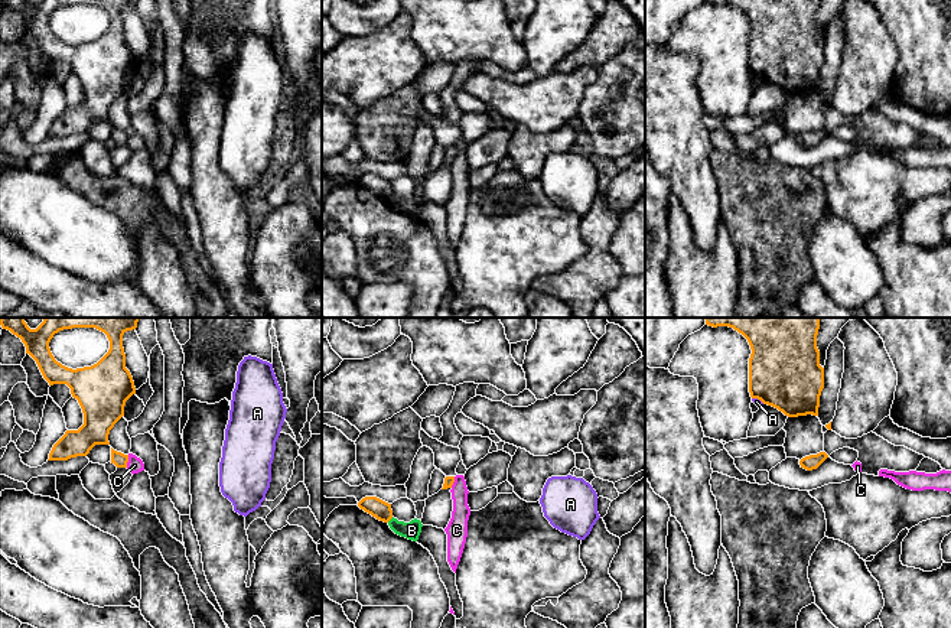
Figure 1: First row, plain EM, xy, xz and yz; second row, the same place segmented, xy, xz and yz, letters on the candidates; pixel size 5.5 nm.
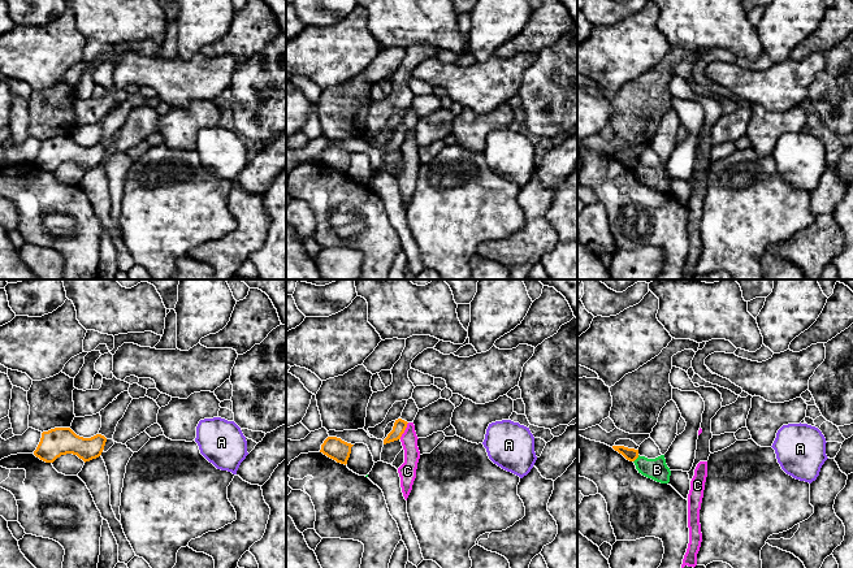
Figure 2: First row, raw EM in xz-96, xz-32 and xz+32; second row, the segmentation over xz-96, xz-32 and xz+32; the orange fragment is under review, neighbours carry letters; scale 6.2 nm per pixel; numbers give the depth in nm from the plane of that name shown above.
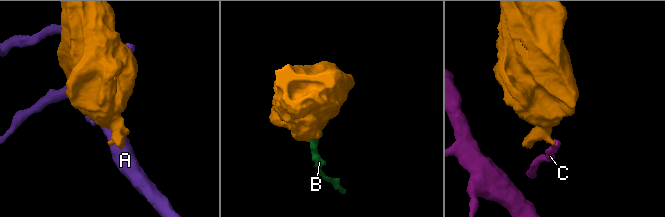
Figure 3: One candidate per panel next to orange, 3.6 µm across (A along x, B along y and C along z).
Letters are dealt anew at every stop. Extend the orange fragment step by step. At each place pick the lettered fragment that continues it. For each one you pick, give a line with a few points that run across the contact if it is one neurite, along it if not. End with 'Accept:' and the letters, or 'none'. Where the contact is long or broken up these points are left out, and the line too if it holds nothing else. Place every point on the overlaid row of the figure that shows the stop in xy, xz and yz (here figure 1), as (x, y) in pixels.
Accept: none

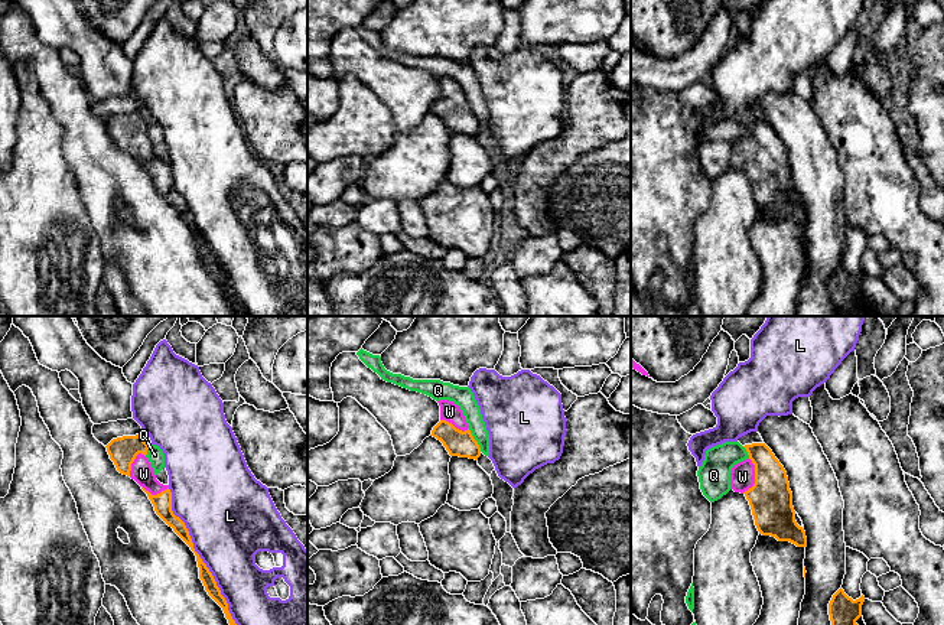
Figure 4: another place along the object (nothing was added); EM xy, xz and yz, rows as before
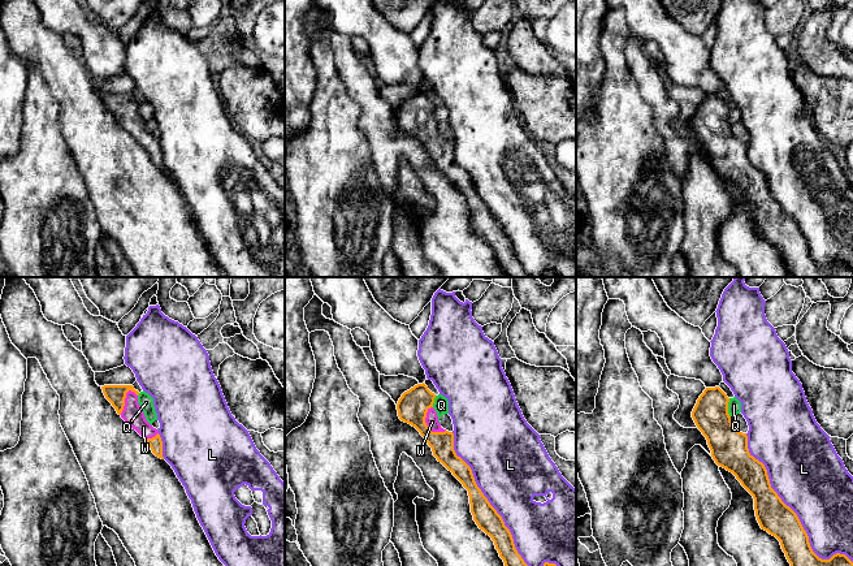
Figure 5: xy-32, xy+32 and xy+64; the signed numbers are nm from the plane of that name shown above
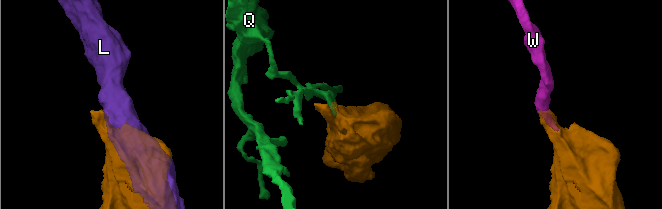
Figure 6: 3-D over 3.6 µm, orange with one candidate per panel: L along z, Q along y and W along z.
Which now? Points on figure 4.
W: Line: yz (771, 500), (767, 488), (755, 477), (742, 477)
Accept: W

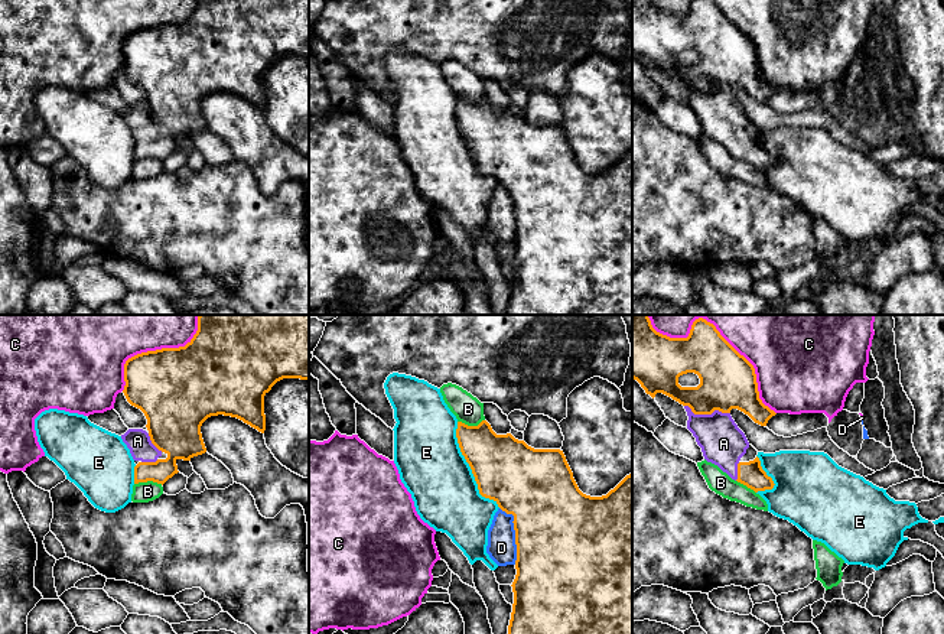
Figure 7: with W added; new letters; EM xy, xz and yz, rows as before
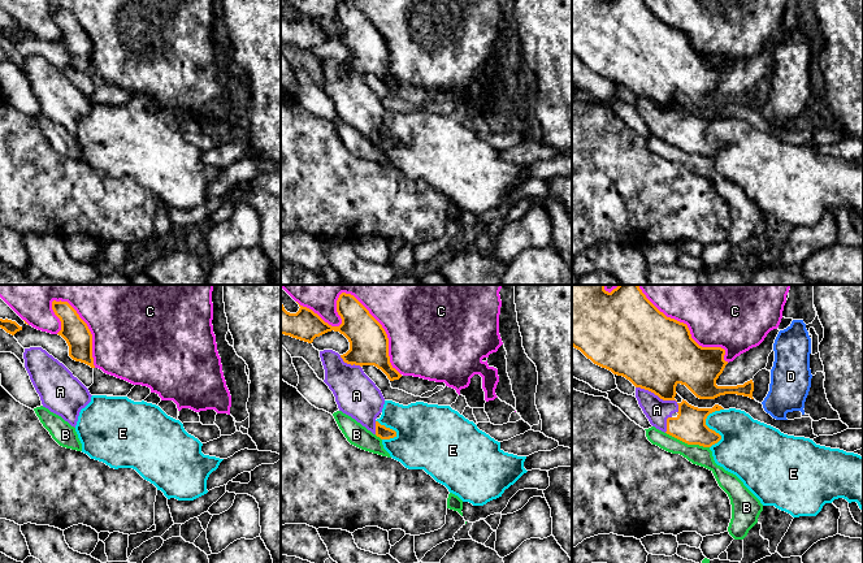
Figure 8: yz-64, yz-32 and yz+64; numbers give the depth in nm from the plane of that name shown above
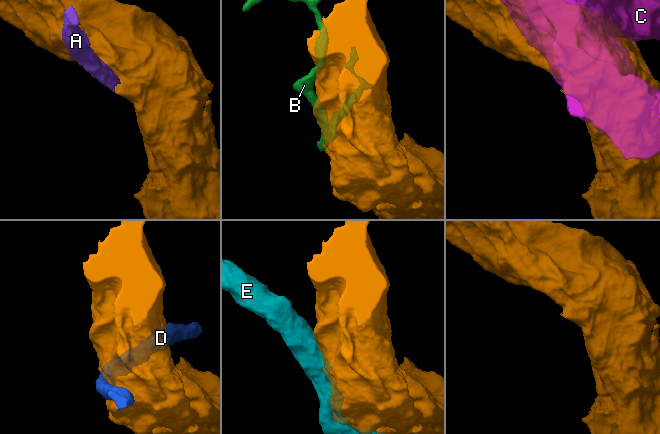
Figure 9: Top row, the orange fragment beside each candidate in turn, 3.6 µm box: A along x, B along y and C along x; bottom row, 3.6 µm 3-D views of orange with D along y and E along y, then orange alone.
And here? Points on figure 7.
Accept: A

